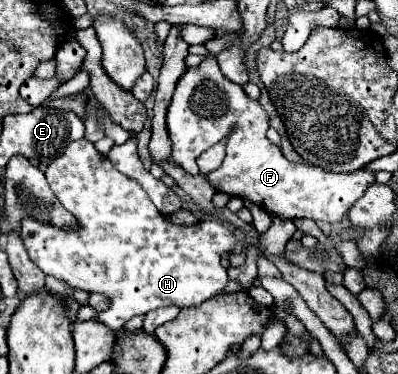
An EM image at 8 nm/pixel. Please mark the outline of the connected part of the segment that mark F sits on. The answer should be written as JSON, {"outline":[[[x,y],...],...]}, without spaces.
{"outline":[[[212,55],[206,57],[198,67],[186,69],[166,113],[166,129],[172,141],[170,157],[176,165],[190,175],[198,175],[198,155],[226,137],[228,143],[224,163],[216,171],[208,173],[210,183],[214,183],[216,191],[264,205],[264,209],[276,217],[308,217],[314,221],[336,223],[374,181],[374,173],[370,171],[332,173],[314,165],[290,163],[282,155],[280,147],[268,141],[268,127],[270,119],[264,107],[250,99],[240,85],[226,79]]]}

